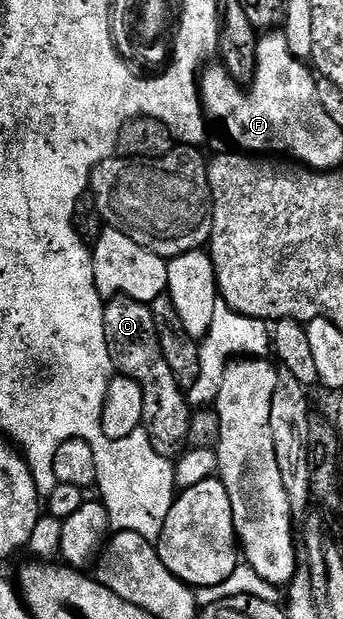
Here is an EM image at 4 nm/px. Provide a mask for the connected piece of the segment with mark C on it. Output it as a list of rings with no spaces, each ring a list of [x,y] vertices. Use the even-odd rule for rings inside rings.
[[[116,296],[106,301],[103,309],[105,318],[105,342],[111,355],[111,362],[114,371],[120,376],[127,376],[137,386],[141,386],[143,395],[143,422],[142,427],[147,429],[147,436],[151,439],[151,444],[162,456],[171,458],[179,447],[186,445],[189,434],[190,420],[193,415],[193,408],[188,404],[188,397],[184,389],[179,389],[179,380],[176,369],[171,367],[170,362],[165,358],[163,348],[159,345],[159,335],[155,319],[148,305],[130,300],[127,296]]]

